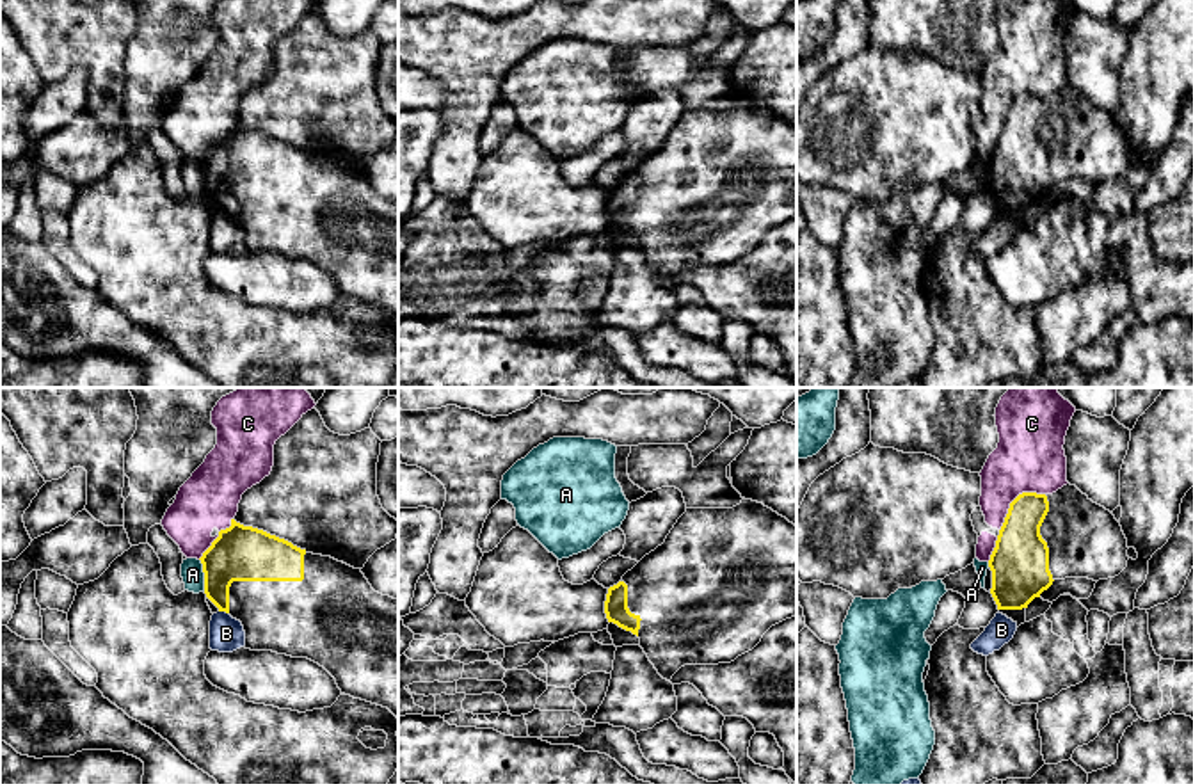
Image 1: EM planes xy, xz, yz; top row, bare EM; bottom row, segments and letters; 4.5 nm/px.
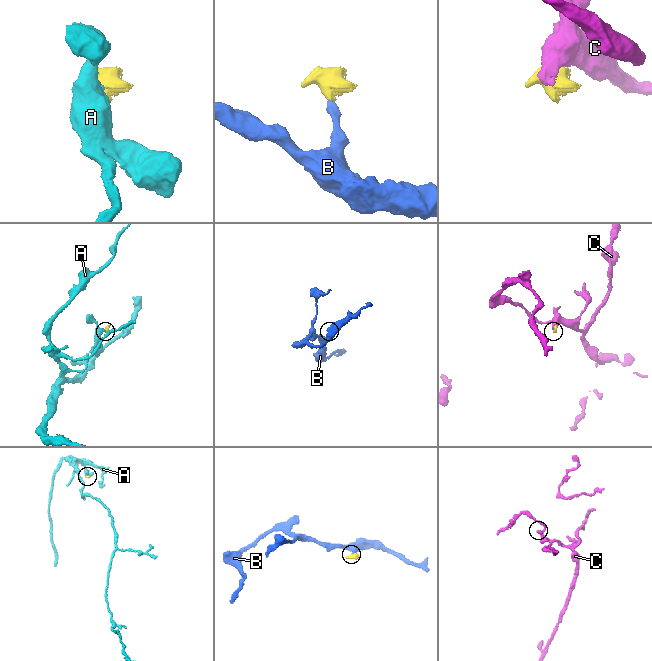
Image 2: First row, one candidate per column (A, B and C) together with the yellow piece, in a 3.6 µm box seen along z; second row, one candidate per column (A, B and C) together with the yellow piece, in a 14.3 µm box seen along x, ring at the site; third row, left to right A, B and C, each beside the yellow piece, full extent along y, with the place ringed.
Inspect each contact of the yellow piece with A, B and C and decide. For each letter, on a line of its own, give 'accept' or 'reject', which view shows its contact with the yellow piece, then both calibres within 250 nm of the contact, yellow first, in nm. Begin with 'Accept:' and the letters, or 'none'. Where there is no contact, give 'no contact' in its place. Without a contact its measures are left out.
Accept: none
A: reject; meets yellow in xy; 260 nm thick on the yellow side, 100 nm on the other
B: reject; meets yellow in xy; 220 nm thick on the yellow side, 160 nm on the other
C: reject; meets yellow in yz; 240 nm thick on the yellow side, 320 nm on the other

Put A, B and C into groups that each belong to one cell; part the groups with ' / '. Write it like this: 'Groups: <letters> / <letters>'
Groups: A / B / C

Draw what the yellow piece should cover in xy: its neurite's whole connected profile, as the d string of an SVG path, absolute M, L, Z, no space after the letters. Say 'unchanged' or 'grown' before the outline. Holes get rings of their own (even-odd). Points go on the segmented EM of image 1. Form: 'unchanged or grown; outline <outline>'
grown; outline M231 526L199 558L204 572L204 594L219 608L240 620L245 649L272 651L292 658L308 658L324 667L341 693L388 708L398 718L398 599L372 588L361 569L331 556L313 555L263 530Z

